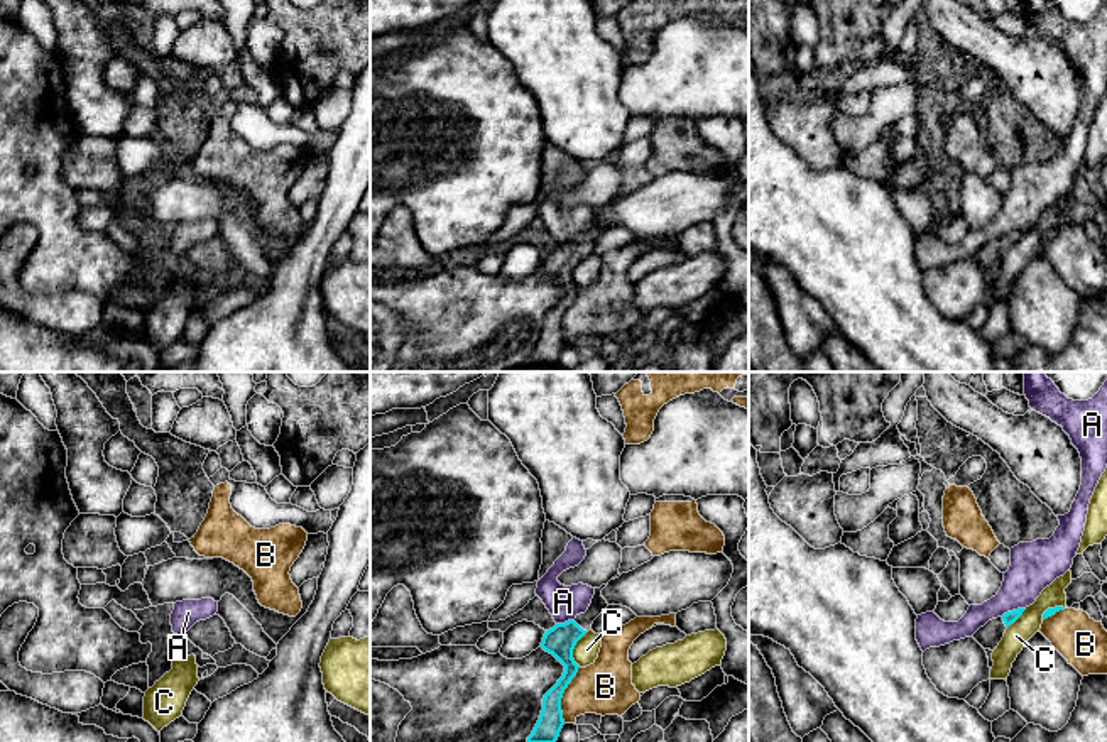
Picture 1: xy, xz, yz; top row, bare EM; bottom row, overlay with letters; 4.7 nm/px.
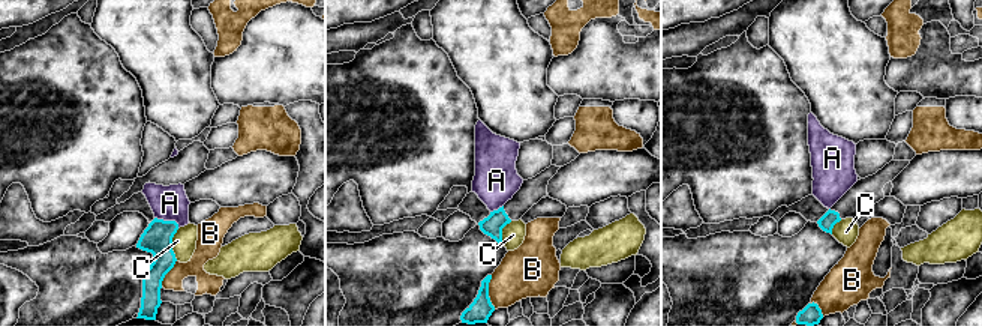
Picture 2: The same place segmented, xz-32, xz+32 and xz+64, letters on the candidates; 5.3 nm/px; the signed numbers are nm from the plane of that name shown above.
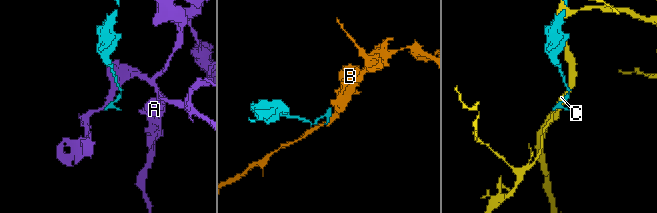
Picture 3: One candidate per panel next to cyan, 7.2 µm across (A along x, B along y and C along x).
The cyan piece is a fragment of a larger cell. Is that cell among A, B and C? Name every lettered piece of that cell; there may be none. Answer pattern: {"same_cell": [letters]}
{"same_cell": []}

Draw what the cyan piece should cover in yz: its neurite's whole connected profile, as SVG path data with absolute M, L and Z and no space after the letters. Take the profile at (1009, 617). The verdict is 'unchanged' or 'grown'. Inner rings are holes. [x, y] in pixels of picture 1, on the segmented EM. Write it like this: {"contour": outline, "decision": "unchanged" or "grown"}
{"contour": "M1017 608L1004 614L1002 617L989 620L984 627L980 627L973 639L984 647L994 651L1004 637L1006 629L1014 624L1026 608Z", "decision": "grown"}

